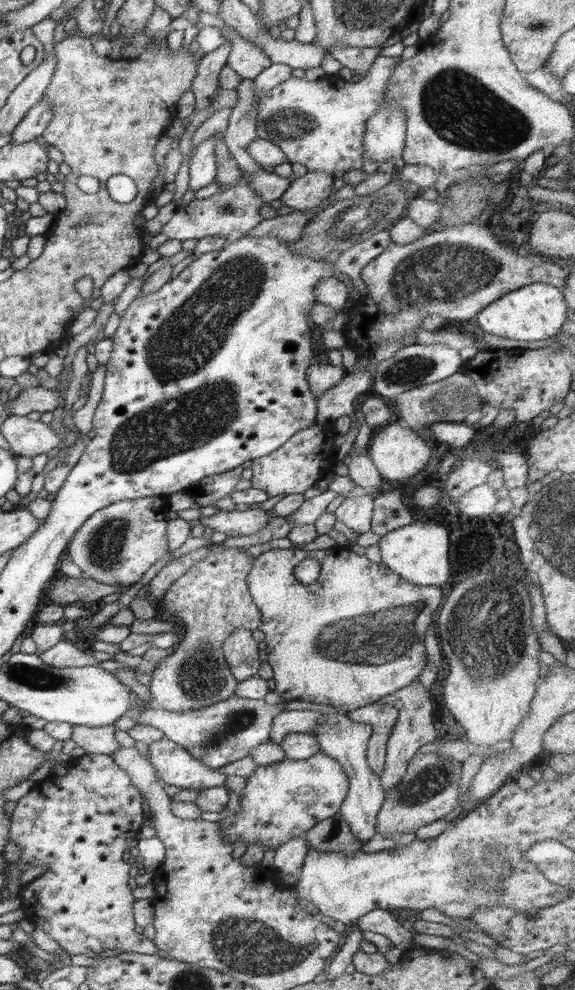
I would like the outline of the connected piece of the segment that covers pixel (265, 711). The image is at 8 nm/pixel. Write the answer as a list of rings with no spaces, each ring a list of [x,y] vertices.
[[[136,695],[131,706],[138,708],[136,722],[162,730],[168,740],[182,746],[190,755],[214,770],[219,770],[230,762],[252,754],[254,748],[266,742],[272,742],[269,738],[273,718],[288,711],[284,710],[284,707],[279,707],[279,704],[268,704],[264,699],[254,700],[236,695],[210,706],[187,710],[183,713],[159,709],[152,705],[152,702],[145,704]]]

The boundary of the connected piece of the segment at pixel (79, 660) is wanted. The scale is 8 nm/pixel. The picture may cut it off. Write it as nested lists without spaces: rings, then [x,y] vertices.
[[[60,641],[58,644],[51,646],[48,650],[38,654],[39,657],[48,665],[56,668],[66,668],[67,666],[101,666],[105,670],[124,667],[114,658],[106,661],[98,661],[94,655],[90,656],[80,648],[76,647],[72,641]]]

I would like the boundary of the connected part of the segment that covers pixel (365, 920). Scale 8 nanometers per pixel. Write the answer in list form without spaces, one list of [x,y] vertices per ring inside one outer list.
[[[377,908],[357,920],[363,932],[377,932],[394,944],[402,952],[414,946],[414,932],[408,923],[396,919],[390,910]]]

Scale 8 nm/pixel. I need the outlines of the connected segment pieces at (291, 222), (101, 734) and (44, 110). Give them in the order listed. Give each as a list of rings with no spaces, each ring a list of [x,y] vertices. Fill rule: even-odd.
[[[329,200],[321,206],[317,206],[312,210],[296,210],[293,213],[286,215],[278,215],[274,218],[264,220],[246,233],[245,236],[275,236],[280,240],[287,240],[288,242],[294,242],[300,238],[301,232],[308,224],[308,221],[324,207],[331,205]]]
[[[73,724],[72,740],[87,754],[112,755],[122,748],[114,737],[115,725],[92,728]]]
[[[43,98],[26,113],[24,120],[11,133],[12,143],[20,144],[34,141],[45,132],[46,126],[50,124],[50,119],[51,106],[49,100]]]

